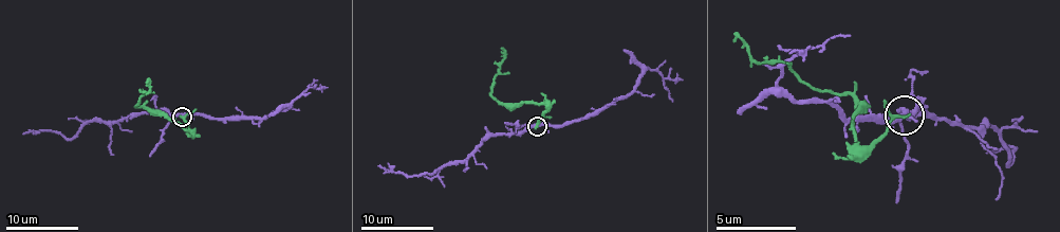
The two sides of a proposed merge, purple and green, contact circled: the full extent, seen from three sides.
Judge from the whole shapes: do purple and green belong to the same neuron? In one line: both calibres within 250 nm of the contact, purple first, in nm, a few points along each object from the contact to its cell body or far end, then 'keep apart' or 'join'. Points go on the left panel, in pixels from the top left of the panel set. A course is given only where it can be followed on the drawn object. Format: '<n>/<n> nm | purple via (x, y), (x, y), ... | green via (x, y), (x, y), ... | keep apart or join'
280/190 nm | purple via (182, 114), (164, 111), (134, 113), (109, 122), (90, 121), (75, 137), (66, 139), (50, 131), (22, 134) | green via (182, 117), (189, 131), (136, 106), (138, 99), (149, 91), (149, 83), (146, 83) | keep apart

